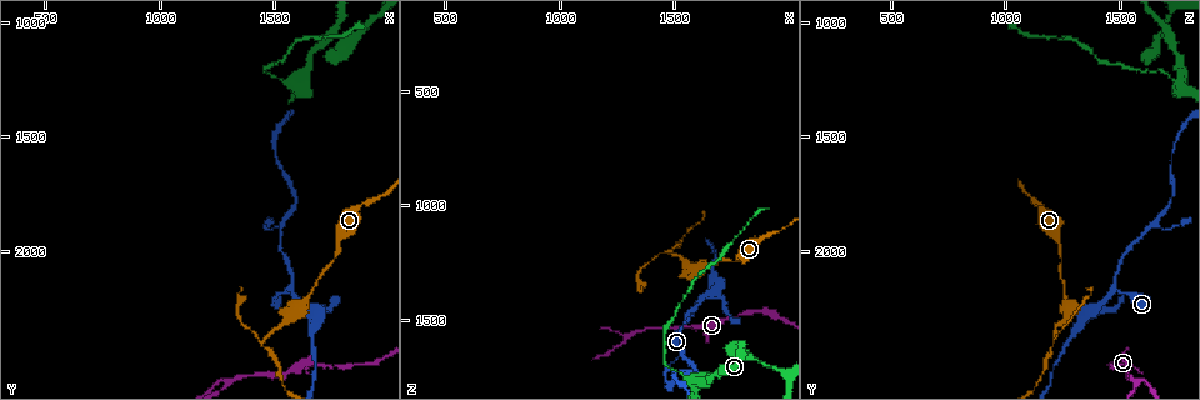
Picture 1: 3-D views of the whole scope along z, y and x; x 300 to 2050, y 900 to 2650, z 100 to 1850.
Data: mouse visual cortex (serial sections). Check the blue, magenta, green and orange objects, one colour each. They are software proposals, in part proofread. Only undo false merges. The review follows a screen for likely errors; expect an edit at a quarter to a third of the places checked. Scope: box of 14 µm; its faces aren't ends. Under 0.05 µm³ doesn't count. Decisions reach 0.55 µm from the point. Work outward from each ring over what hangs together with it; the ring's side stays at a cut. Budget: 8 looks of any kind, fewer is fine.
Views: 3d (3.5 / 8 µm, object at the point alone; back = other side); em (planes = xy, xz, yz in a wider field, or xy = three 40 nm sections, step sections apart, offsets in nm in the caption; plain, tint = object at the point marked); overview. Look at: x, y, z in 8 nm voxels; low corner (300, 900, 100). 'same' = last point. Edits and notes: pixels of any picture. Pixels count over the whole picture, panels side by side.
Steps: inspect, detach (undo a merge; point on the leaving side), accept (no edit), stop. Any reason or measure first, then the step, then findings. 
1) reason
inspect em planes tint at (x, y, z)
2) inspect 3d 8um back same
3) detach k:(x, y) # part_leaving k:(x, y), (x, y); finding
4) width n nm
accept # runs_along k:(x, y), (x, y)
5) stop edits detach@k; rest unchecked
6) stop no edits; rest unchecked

two arms in line, one across
inspect 3d 3.5um at (1620, 1240, 1760)

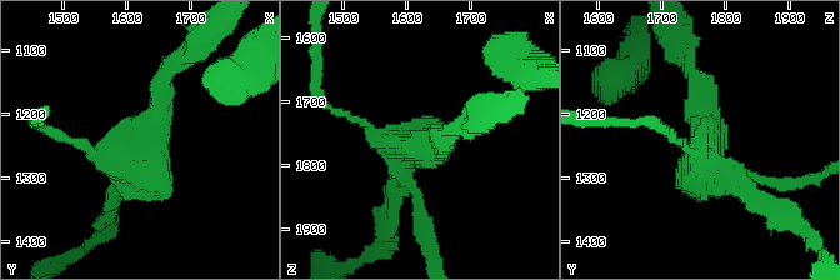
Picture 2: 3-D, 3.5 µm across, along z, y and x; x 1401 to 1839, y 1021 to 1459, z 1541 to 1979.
inspect em xy step 3 tint at (1625, 1240, 1770)

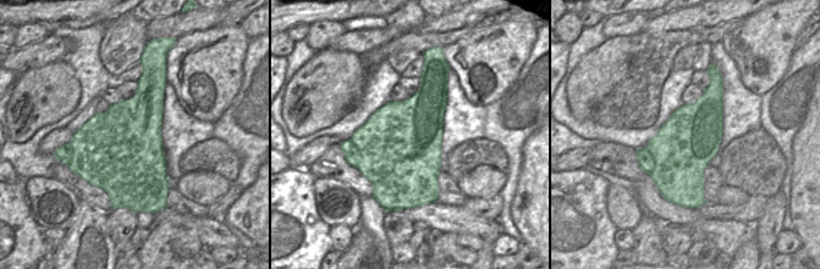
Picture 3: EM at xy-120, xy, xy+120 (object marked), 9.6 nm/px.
detach 2:(428, 235) # border 3:(644, 148), (655, 163), (649, 174); a second cell is stuck on

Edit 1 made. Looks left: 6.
inspect overview

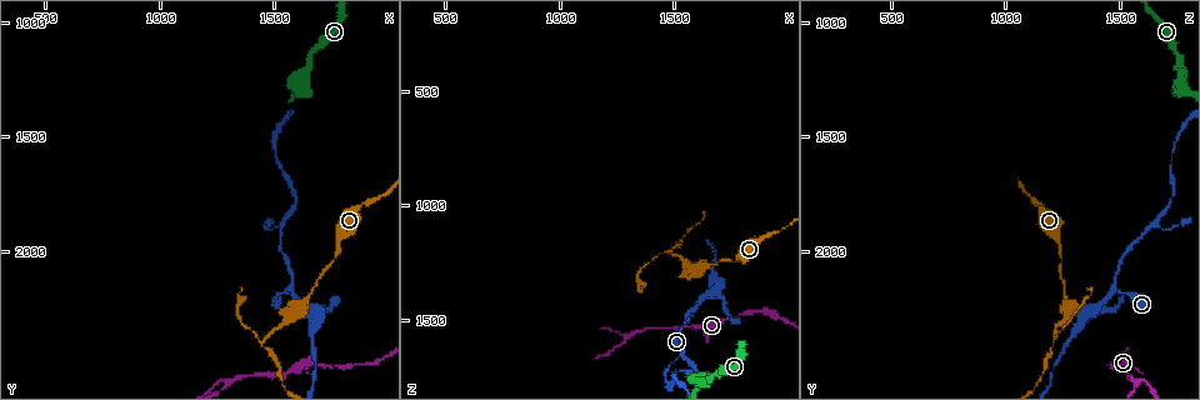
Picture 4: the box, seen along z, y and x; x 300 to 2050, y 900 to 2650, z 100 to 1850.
three arms meet
inspect 3d 3.5um at (1570, 2160, 1470)

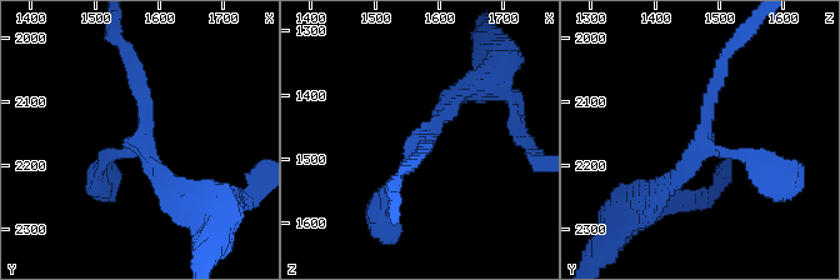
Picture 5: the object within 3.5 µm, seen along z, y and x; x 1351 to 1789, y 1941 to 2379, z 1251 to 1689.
arms 3; arm_widths 200, 200, 200 nm
inspect em xy step 3 tint at (1570, 2160, 1485)

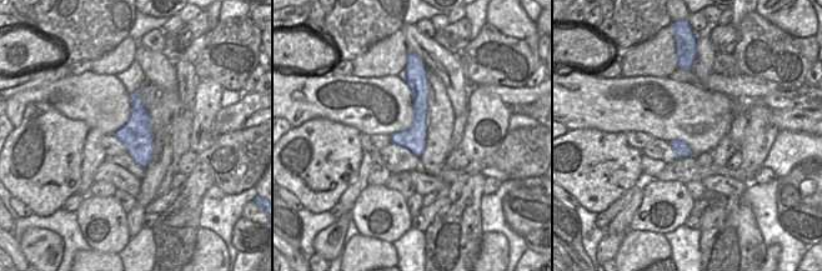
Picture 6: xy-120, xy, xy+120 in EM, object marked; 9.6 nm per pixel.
inspect em xy step 1 tint same

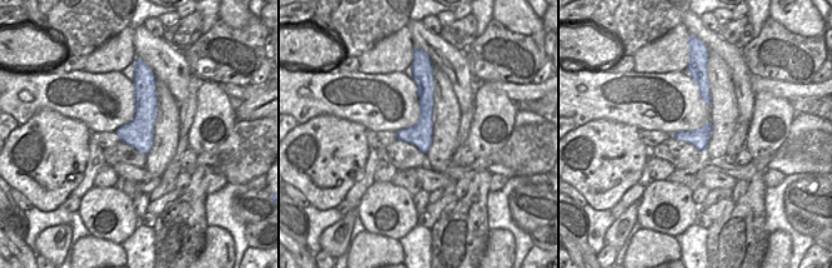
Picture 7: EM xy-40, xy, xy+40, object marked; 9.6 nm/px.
width 220 nm
accept # runs_along 7:(146, 77), (144, 150); continuous, no second cell

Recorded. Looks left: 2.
calibre changes
inspect 3d 3.5um at (1660, 2380, 1280)

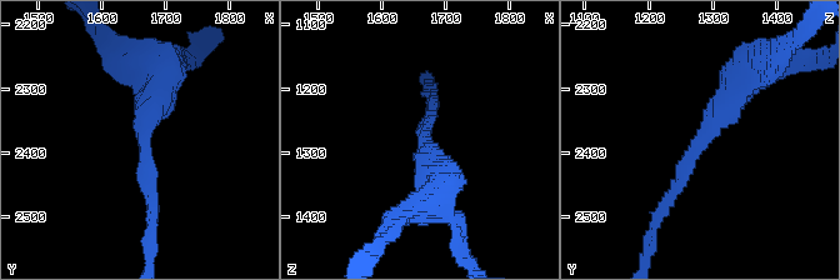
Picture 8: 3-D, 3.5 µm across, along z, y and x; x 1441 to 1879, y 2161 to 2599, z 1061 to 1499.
arm_widths 150, 400 nm; now the EM
inspect em xy step 1 tint at (1670, 2370, 1295)

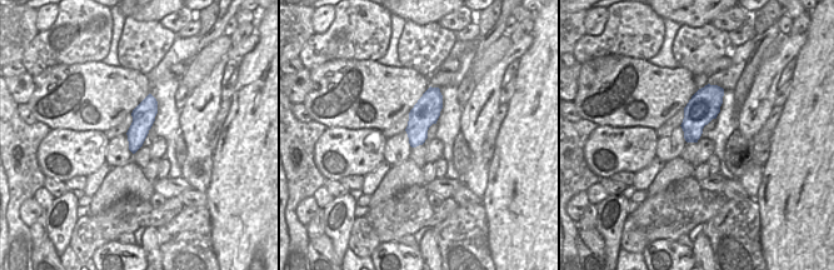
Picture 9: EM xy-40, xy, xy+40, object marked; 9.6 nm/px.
accept # runs_along 8:(761, 66), (710, 124), (669, 200); one cell here

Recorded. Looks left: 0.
stop edits detach@2; rest unchecked

